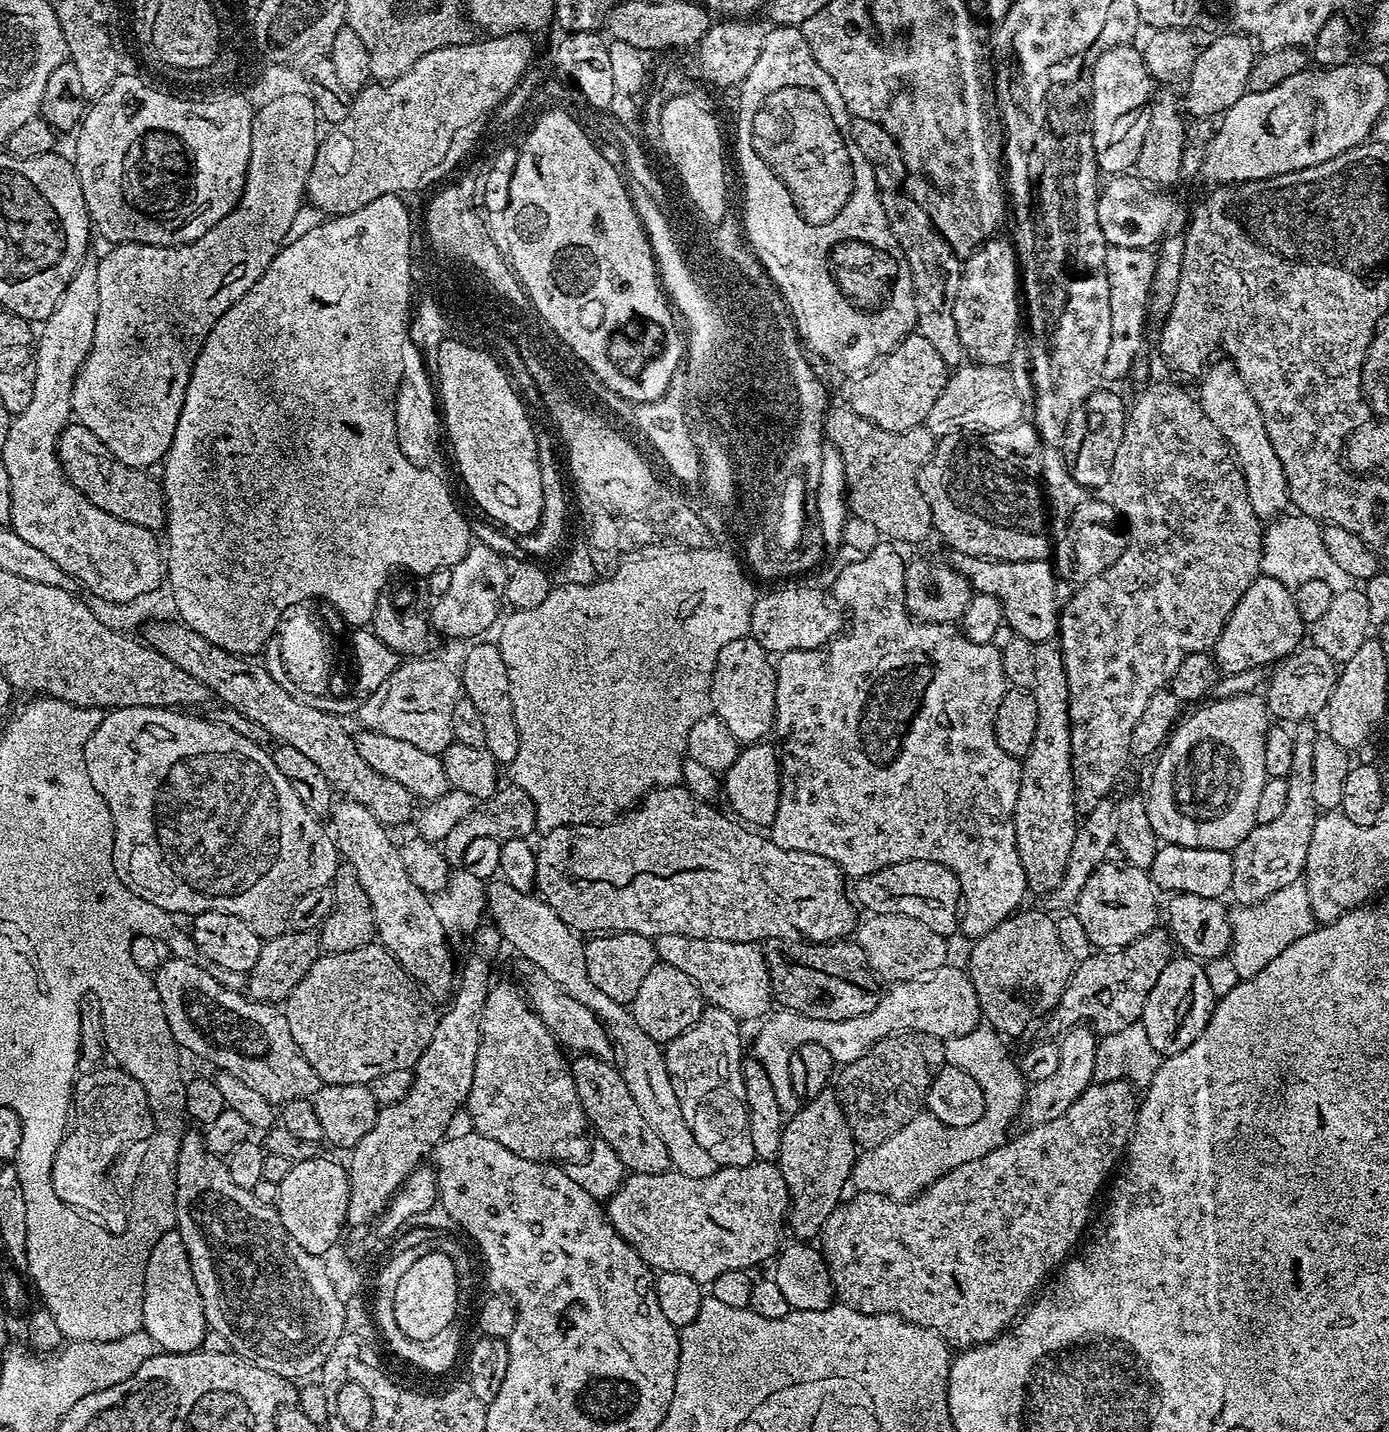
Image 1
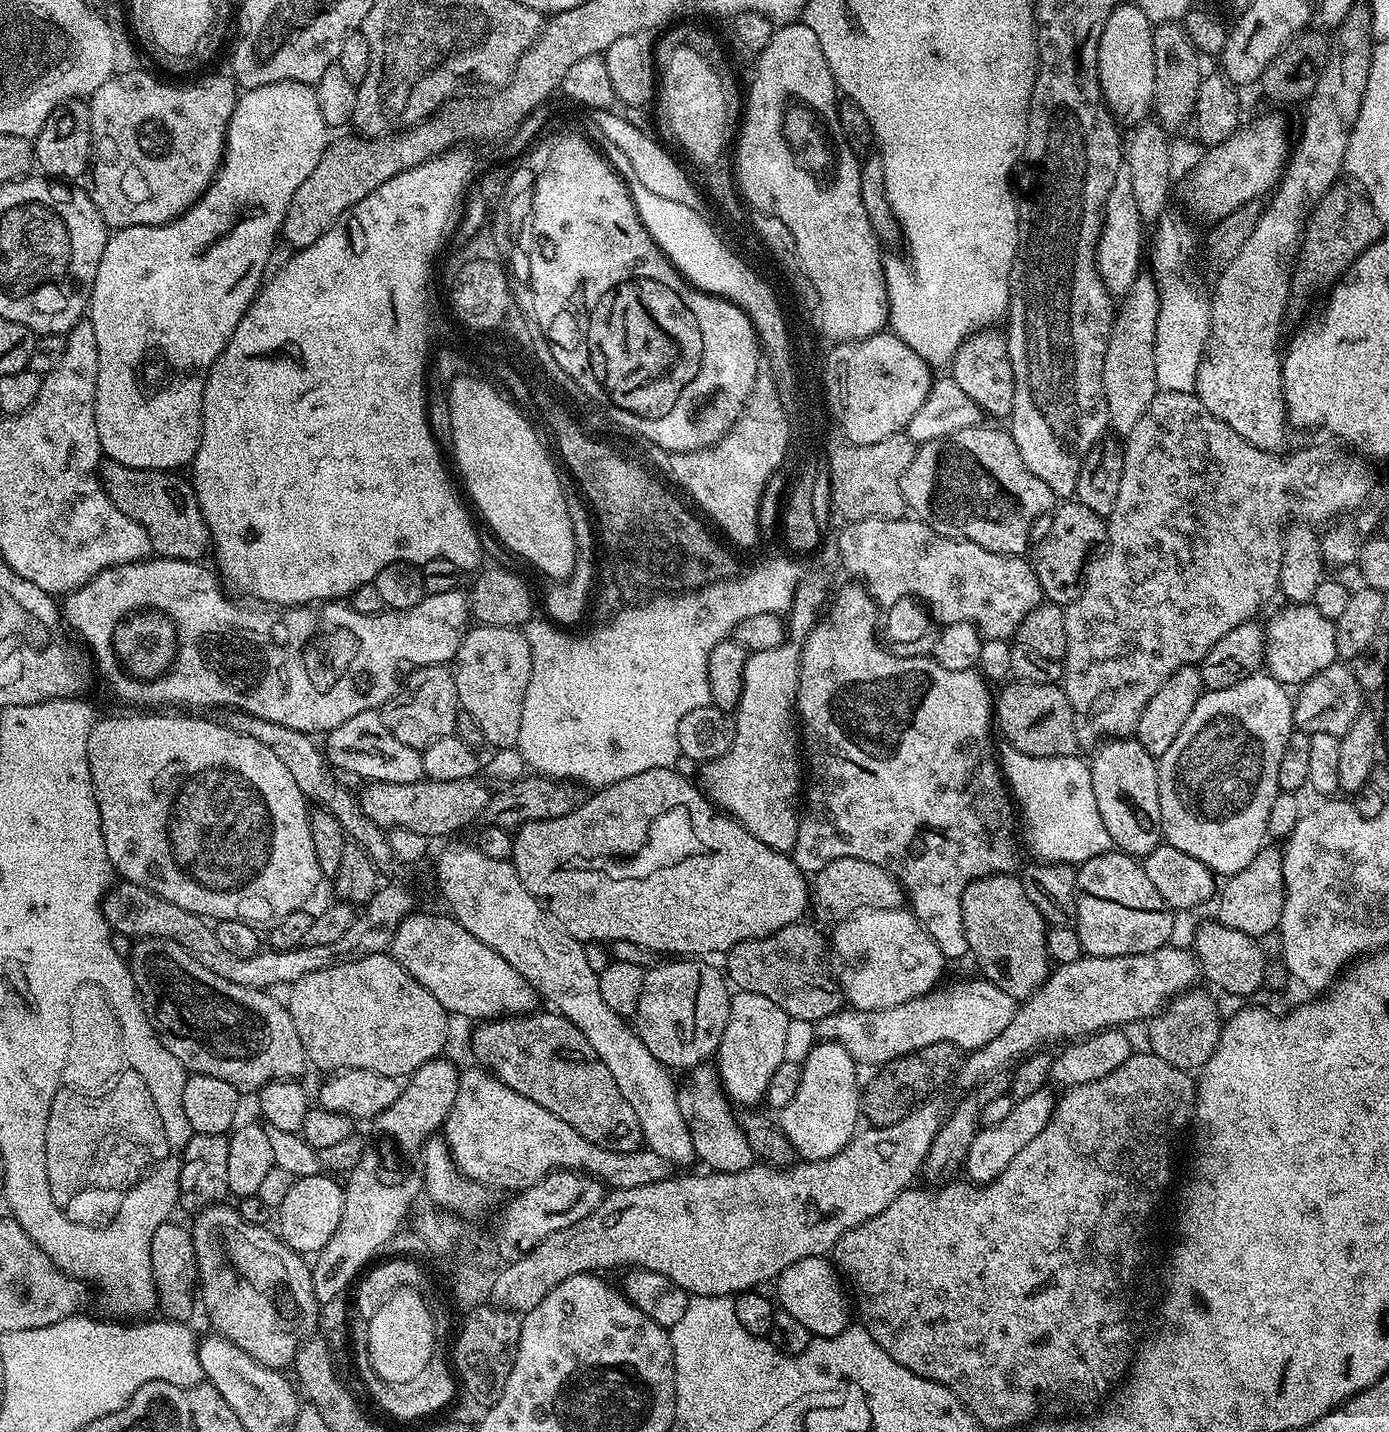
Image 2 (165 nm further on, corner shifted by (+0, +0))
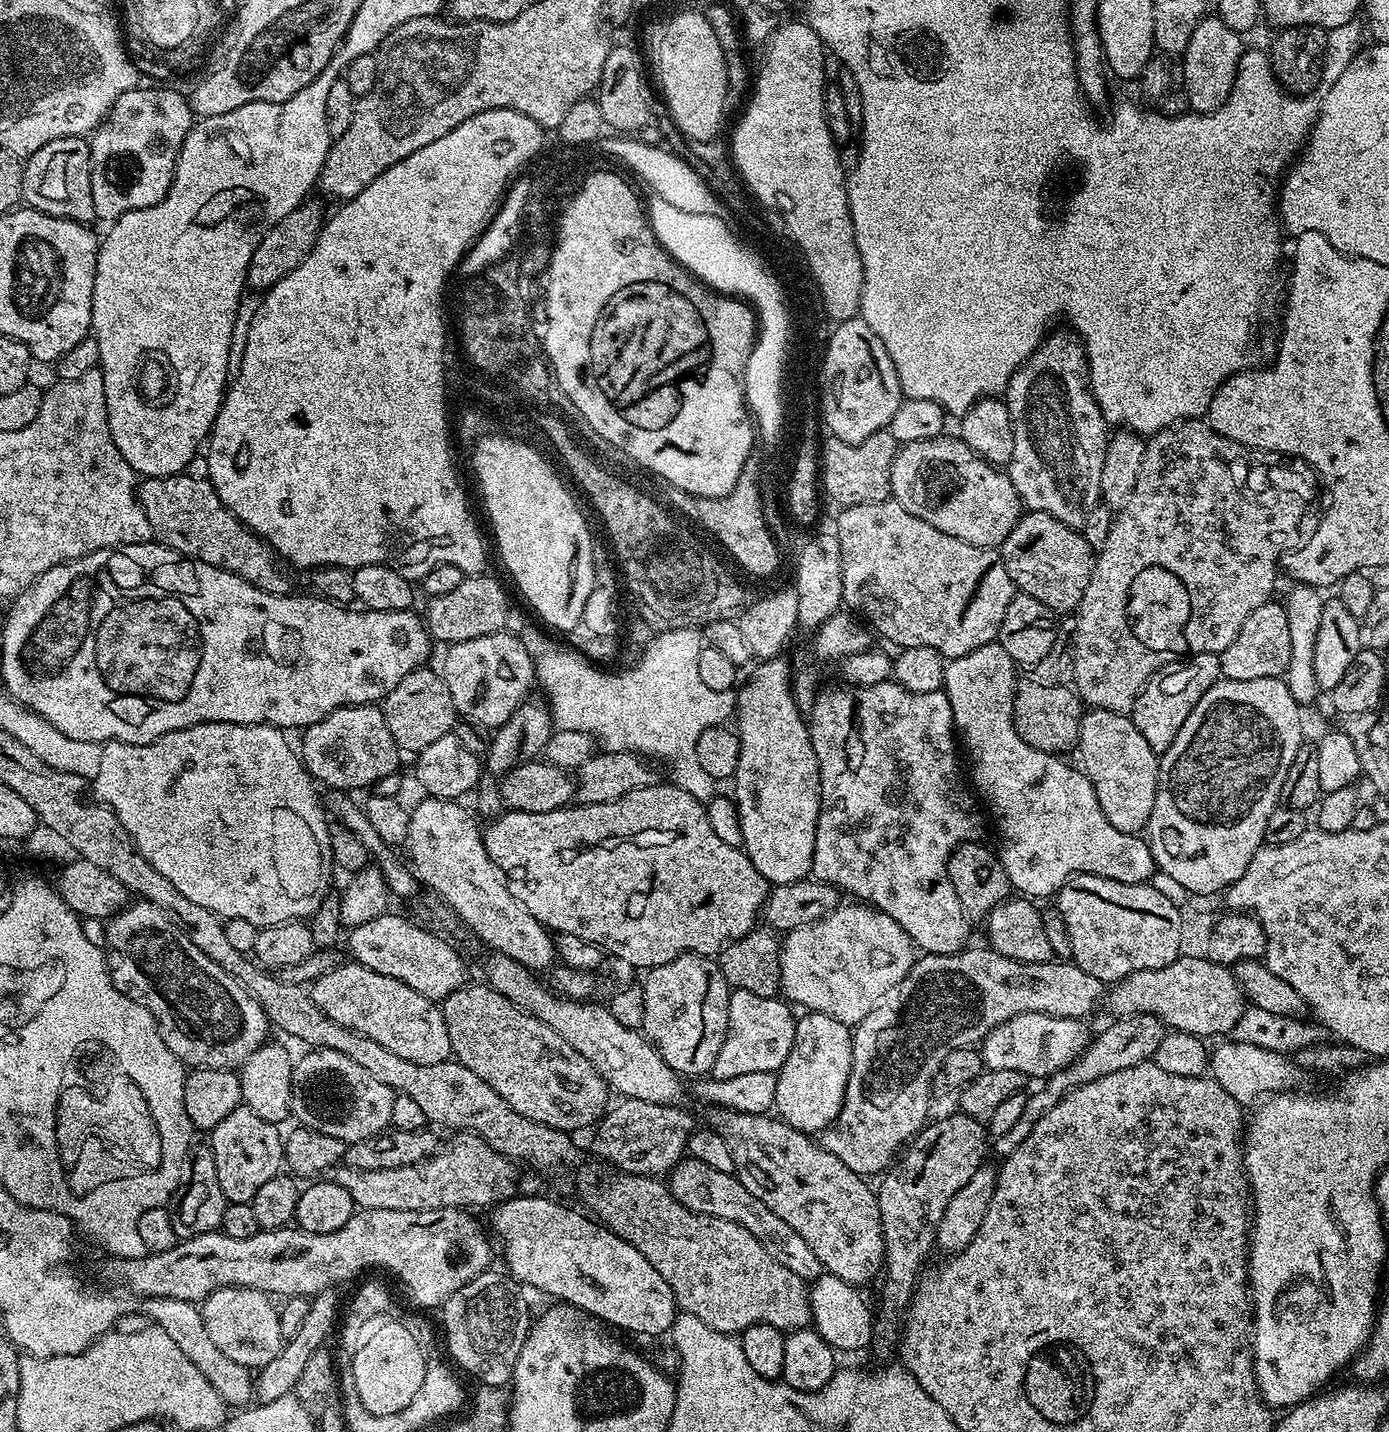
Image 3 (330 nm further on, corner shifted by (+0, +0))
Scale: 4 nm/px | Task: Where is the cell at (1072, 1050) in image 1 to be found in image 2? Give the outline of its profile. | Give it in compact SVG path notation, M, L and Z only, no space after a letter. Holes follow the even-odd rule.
M1041 1090L1038 1094L1030 1094L1030 1098L1015 1101L1010 1114L1006 1114L1002 1122L981 1127L976 1133L974 1142L970 1142L970 1150L962 1165L963 1171L965 1173L968 1171L967 1179L976 1186L983 1186L996 1180L998 1174L1002 1174L1002 1170L1010 1166L1018 1150L1022 1150L1022 1146L1026 1146L1030 1138L1038 1138L1038 1134L1042 1134L1042 1130L1052 1119L1052 1109L1055 1108L1056 1101L1055 1095L1051 1096L1048 1090Z

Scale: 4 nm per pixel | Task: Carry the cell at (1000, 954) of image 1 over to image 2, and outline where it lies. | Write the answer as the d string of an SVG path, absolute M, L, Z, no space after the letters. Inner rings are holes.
M997 874L979 876L978 879L971 880L962 894L962 926L971 959L976 959L980 963L981 970L984 971L981 972L983 979L998 986L1006 994L1010 994L1017 1002L1027 1000L1037 988L1044 985L1050 971L1046 921L1034 906L1034 902L1026 898L1026 890L1022 886L1019 875Z

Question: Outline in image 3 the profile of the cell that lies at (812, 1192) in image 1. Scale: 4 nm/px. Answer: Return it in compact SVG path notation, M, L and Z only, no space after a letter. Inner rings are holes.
M805 1011L796 1022L794 1030L794 1046L786 1058L786 1062L776 1073L778 1094L776 1095L775 1115L784 1123L800 1132L809 1134L823 1133L838 1118L844 1105L846 1088L849 1084L850 1066L852 1062L852 1034L849 1025L838 1022L838 1018L830 1018L830 1014Z

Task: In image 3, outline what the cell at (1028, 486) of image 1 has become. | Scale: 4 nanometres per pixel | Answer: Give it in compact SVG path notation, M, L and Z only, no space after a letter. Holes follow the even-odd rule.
M948 435L910 442L897 451L890 470L891 499L898 501L910 514L922 518L922 522L930 522L930 526L942 530L942 534L958 538L970 546L999 549L1021 518L1020 495L1014 490L1007 471L986 463L977 452L970 450L970 446L966 446L964 440Z

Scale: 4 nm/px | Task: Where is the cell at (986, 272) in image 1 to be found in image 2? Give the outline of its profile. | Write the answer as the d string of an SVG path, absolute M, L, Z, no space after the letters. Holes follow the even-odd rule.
M982 330L967 335L952 359L950 378L983 413L1009 419L1013 410L1013 364L1009 360L1007 337L1000 331Z

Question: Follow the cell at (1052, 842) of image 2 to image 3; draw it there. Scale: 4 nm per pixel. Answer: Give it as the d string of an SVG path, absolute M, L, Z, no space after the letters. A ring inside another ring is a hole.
M998 642L983 645L978 649L974 649L972 653L966 654L964 657L949 659L944 670L944 686L943 691L948 696L950 702L950 710L952 711L952 722L955 731L962 737L962 744L969 748L968 760L972 763L972 780L976 783L975 791L984 795L986 803L992 807L992 812L996 815L996 828L1000 831L1000 848L998 847L998 855L1000 864L1006 870L1008 875L1008 883L1013 889L1016 888L1021 897L1037 898L1036 896L1055 897L1063 884L1077 872L1085 872L1086 874L1094 874L1102 878L1110 878L1114 882L1126 882L1127 884L1146 884L1151 881L1152 877L1158 871L1156 859L1152 856L1152 851L1148 845L1147 839L1143 835L1133 834L1131 832L1123 832L1118 830L1118 826L1110 826L1110 818L1106 818L1106 814L1102 814L1102 806L1098 806L1098 798L1094 794L1094 786L1084 775L1079 767L1071 768L1067 764L1067 759L1061 758L1059 755L1043 752L1042 750L1034 750L1026 742L1022 742L1022 738L1018 738L1018 730L1014 730L1014 718L1012 717L1012 703L1016 697L1016 685L1018 683L1017 669L1012 663L1010 654L1006 654L1006 650L1002 650L1002 646Z

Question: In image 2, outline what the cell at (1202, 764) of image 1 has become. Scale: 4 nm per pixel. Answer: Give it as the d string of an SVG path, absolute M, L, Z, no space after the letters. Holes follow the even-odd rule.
M1257 674L1248 676L1242 682L1234 686L1226 686L1222 690L1205 691L1198 698L1194 710L1190 710L1190 716L1178 730L1178 738L1170 742L1170 750L1166 754L1158 757L1156 769L1158 770L1158 802L1160 803L1160 830L1163 839L1170 846L1174 846L1182 852L1188 854L1190 858L1196 858L1198 862L1205 864L1209 870L1217 877L1227 878L1236 872L1241 872L1256 855L1261 848L1265 847L1268 836L1268 818L1270 816L1270 806L1274 806L1274 798L1280 792L1278 786L1278 761L1282 759L1282 750L1286 750L1286 742L1292 737L1293 725L1293 697L1288 697L1289 689L1285 685L1279 684L1274 677L1267 674Z

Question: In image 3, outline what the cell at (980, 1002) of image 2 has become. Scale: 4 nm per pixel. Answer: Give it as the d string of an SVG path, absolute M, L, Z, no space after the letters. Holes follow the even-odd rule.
M1023 1012L994 1030L982 1041L985 1069L1018 1070L1026 1078L1043 1078L1054 1074L1078 1059L1090 1039L1090 1031L1083 1019L1051 1016L1041 1012Z

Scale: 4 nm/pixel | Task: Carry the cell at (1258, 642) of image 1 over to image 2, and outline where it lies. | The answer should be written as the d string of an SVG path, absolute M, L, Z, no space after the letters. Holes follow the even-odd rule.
M1311 603L1284 606L1281 612L1272 616L1272 621L1264 628L1263 663L1267 675L1272 676L1285 686L1300 686L1316 672L1337 663L1334 646L1334 623L1322 618Z

